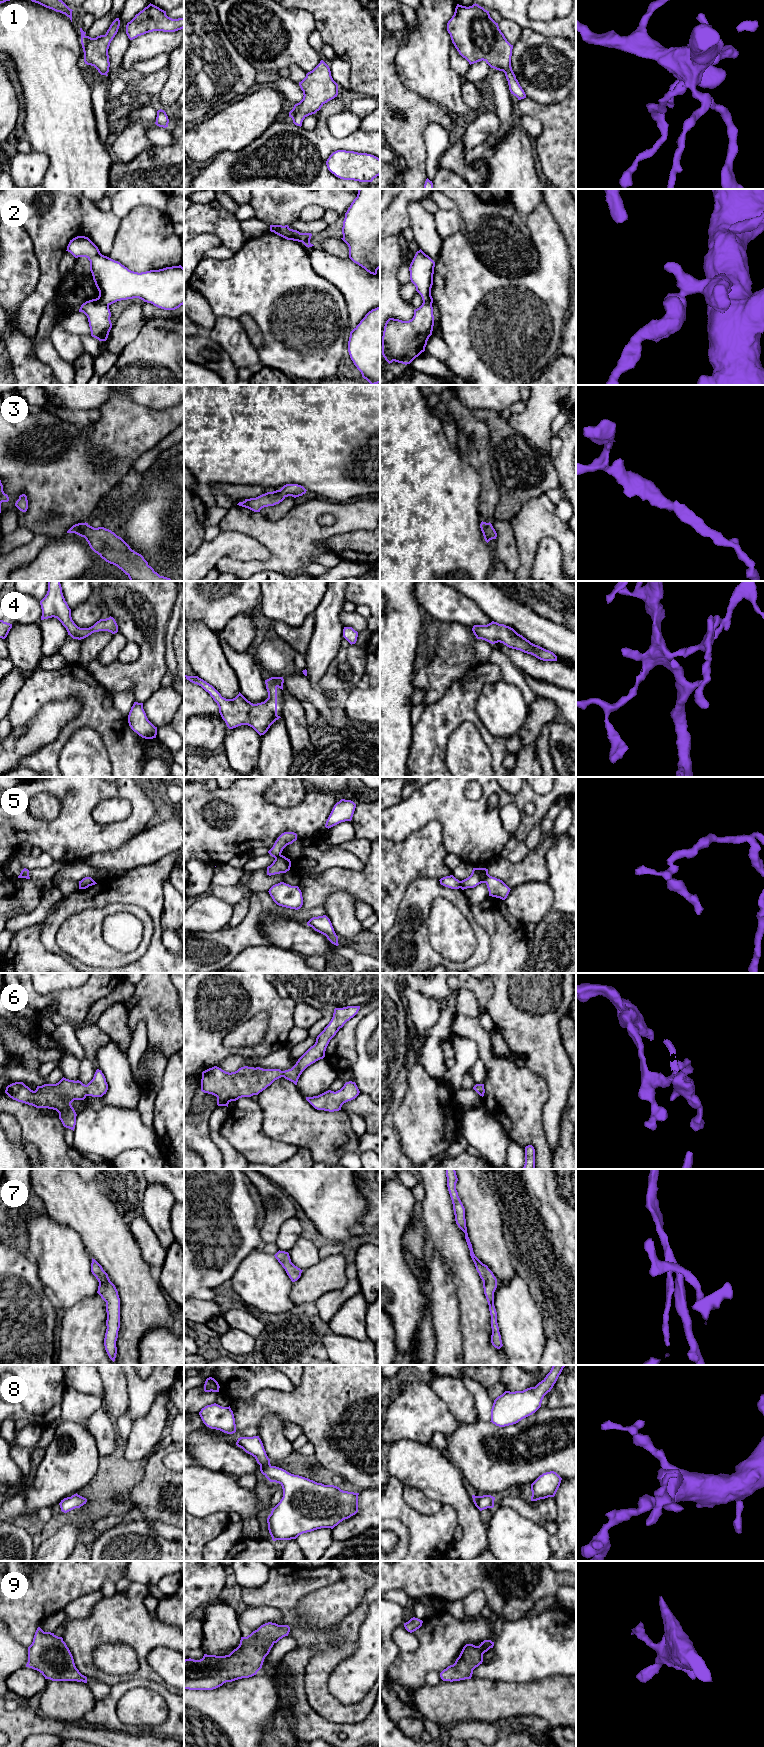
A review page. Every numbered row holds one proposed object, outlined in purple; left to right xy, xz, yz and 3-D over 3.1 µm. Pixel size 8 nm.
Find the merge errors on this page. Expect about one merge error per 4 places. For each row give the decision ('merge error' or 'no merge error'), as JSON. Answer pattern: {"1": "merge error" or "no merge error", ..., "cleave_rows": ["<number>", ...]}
{"1": "no merge error", "2": "merge error", "3": "no merge error", "4": "no merge error", "5": "merge error", "6": "no merge error", "7": "no merge error", "8": "no merge error", "9": "no merge error", "cleave_rows": ["2", "5"]}

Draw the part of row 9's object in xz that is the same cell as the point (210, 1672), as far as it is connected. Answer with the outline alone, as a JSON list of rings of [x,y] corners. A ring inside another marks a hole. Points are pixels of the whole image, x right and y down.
[[[268,1622],[247,1637],[229,1655],[204,1654],[200,1660],[184,1660],[184,1689],[213,1690],[226,1682],[249,1678],[262,1668],[275,1643],[288,1636],[290,1627]]]

